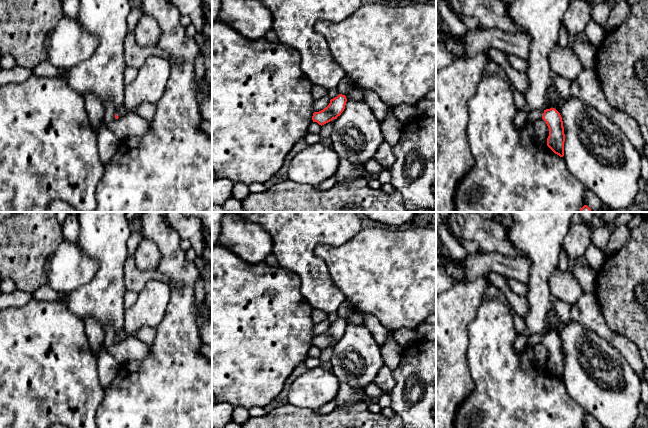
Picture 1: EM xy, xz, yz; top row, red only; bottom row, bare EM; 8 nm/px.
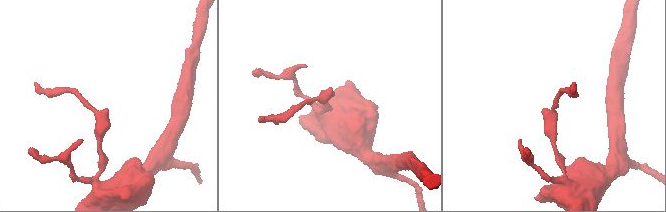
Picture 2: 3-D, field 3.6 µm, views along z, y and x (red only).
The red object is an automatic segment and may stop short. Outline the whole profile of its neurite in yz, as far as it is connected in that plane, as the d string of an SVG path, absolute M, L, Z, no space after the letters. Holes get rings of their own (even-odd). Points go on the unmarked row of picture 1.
M555 332L544 334L542 343L549 352L547 370L560 381L564 380L565 358L560 337Z

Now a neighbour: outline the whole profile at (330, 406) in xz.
M334 398L333 400L322 406L321 408L315 410L315 412L318 414L328 414L331 411L333 411L335 407L336 407L336 399Z

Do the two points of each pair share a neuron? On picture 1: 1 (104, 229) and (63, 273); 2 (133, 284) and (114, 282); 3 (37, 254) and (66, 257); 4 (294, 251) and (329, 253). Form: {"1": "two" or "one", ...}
{"1": "two", "2": "two", "3": "two", "4": "two"}

